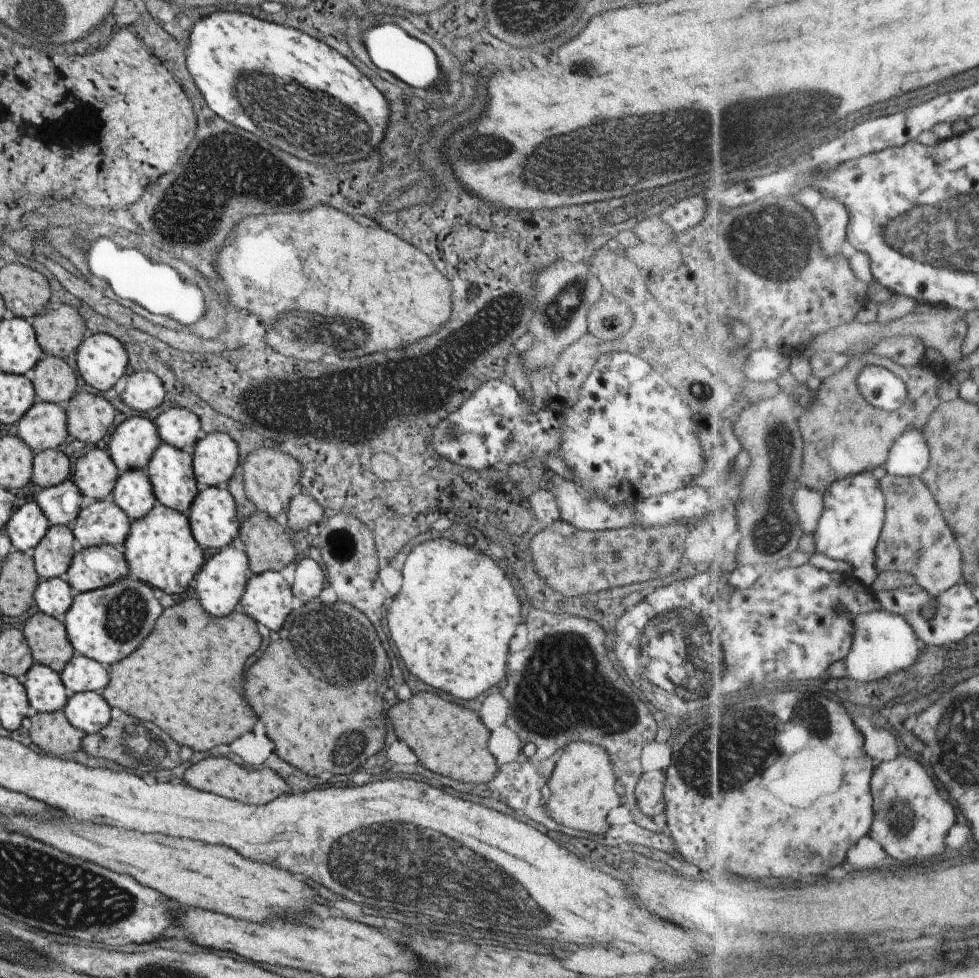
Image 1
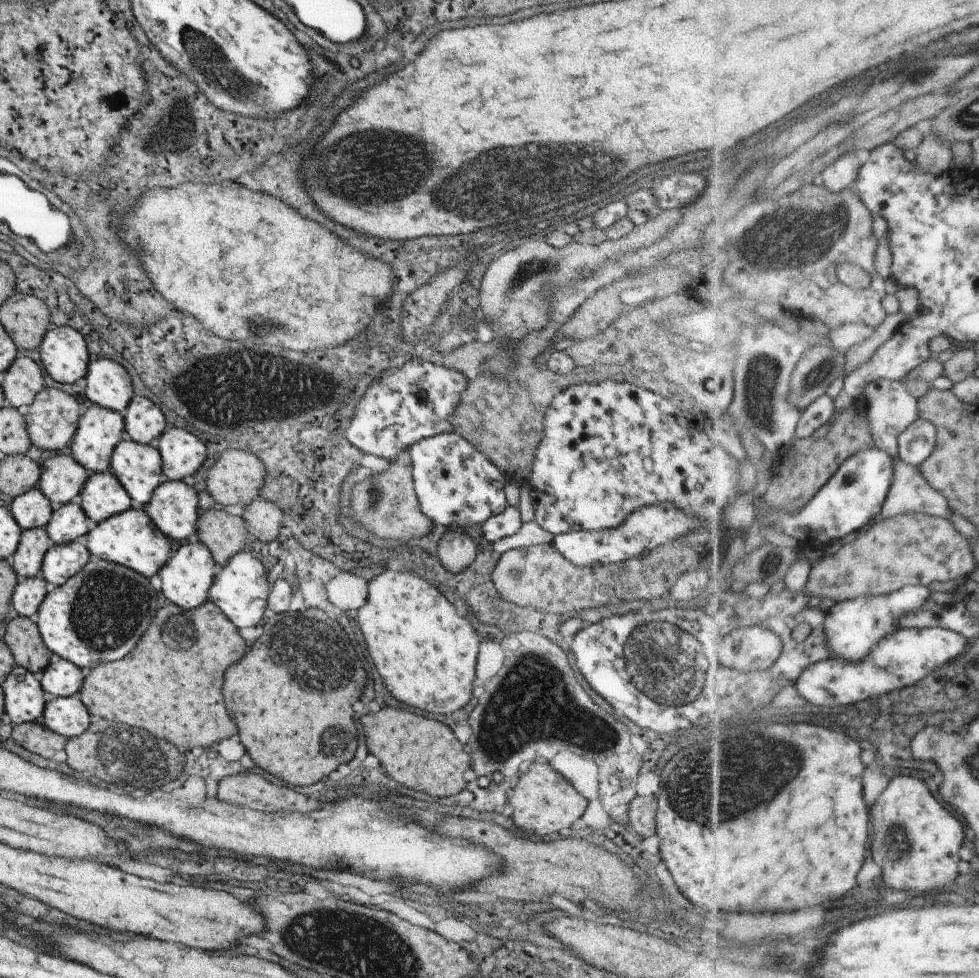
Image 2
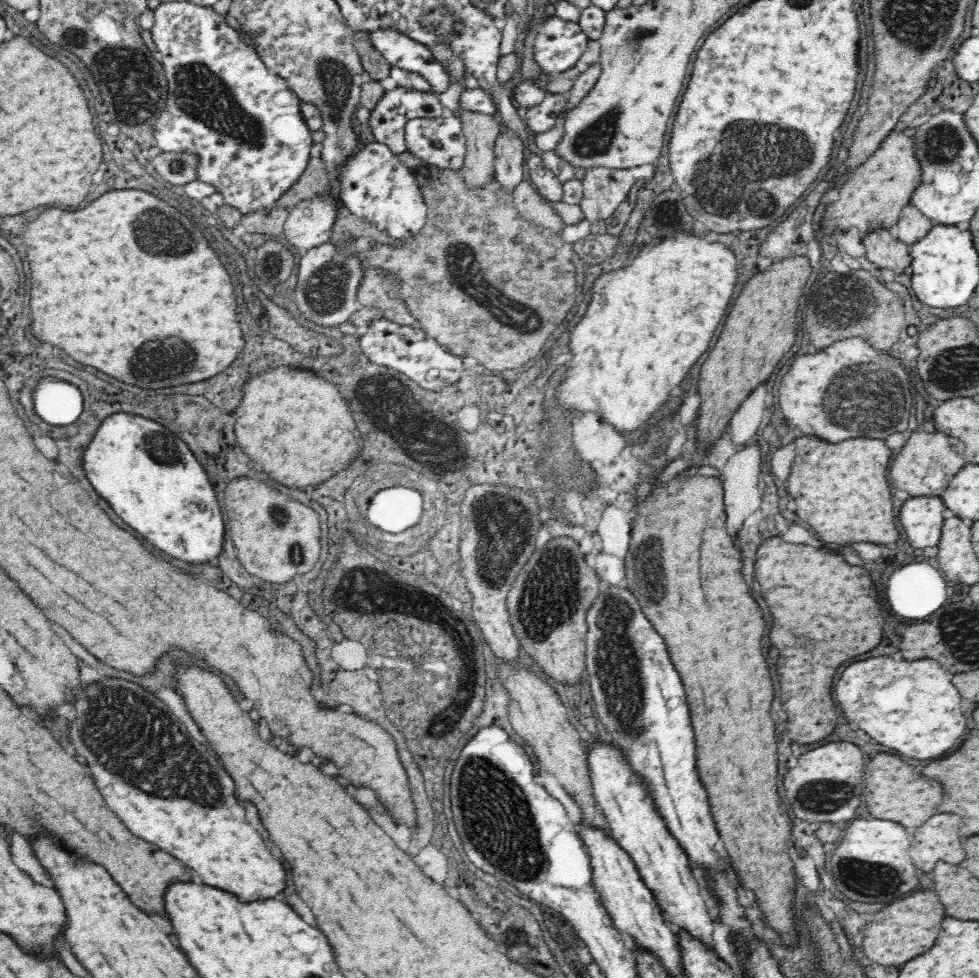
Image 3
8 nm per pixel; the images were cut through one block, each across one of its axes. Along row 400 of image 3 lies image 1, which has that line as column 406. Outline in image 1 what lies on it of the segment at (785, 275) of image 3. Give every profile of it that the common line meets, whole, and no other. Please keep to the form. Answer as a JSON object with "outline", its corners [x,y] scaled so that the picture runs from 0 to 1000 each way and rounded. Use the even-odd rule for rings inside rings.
{"outline":[[[428,708],[422,710],[414,718],[406,718],[395,728],[401,746],[410,759],[414,759],[428,779],[450,793],[471,798],[471,800],[499,800],[506,789],[509,788],[509,781],[506,783],[506,775],[497,767],[497,755],[499,748],[487,738],[487,730],[481,726],[467,722],[463,718],[457,720],[448,710],[444,708]]]}

